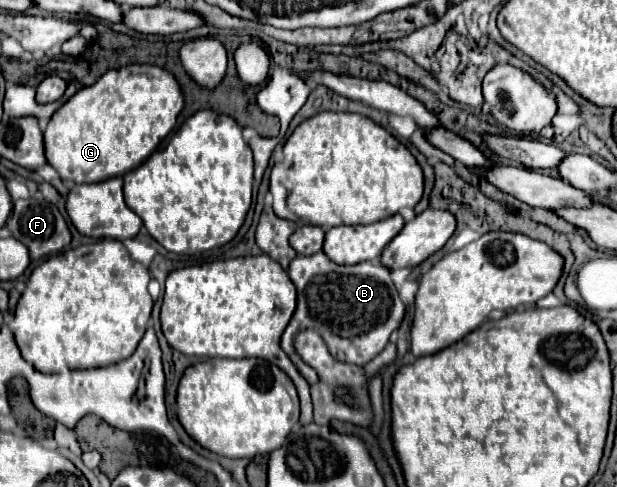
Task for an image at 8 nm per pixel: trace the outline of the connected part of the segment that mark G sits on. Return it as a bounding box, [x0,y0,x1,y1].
[44,64,184,184]

